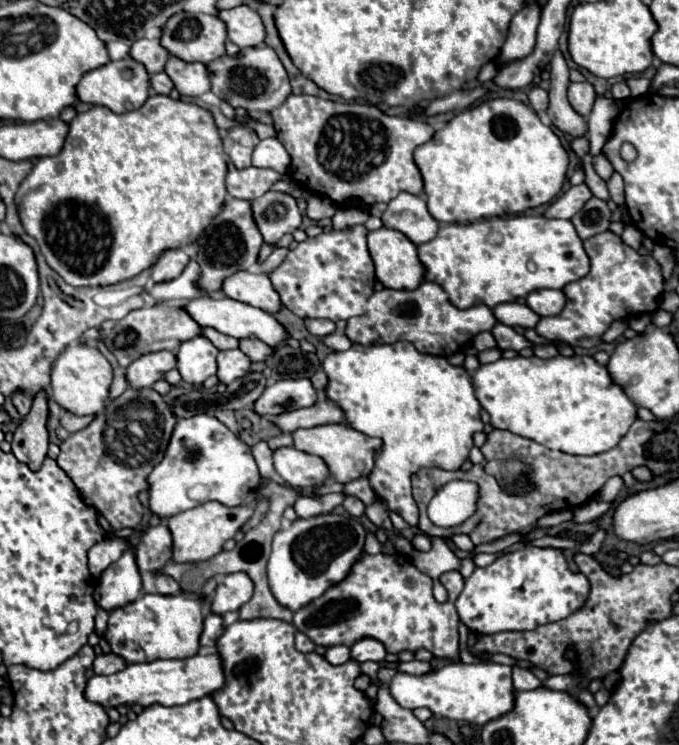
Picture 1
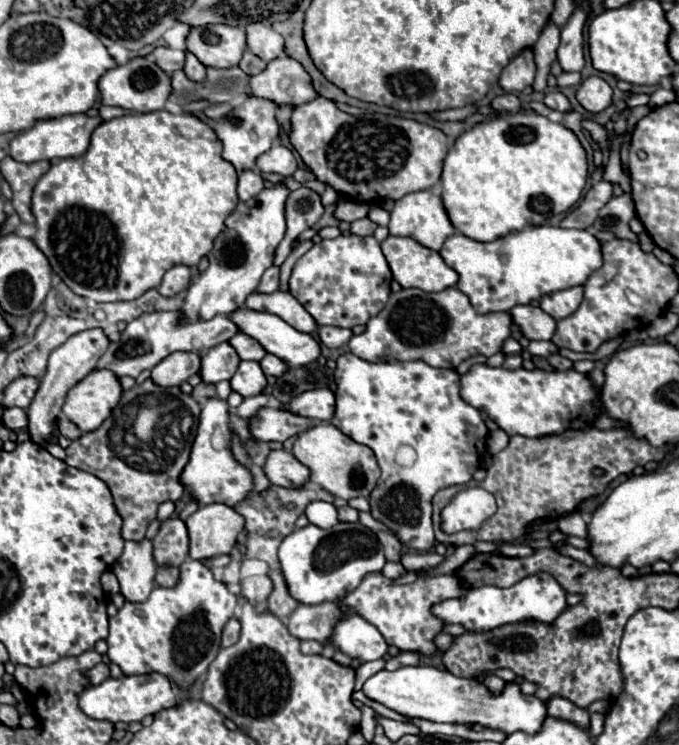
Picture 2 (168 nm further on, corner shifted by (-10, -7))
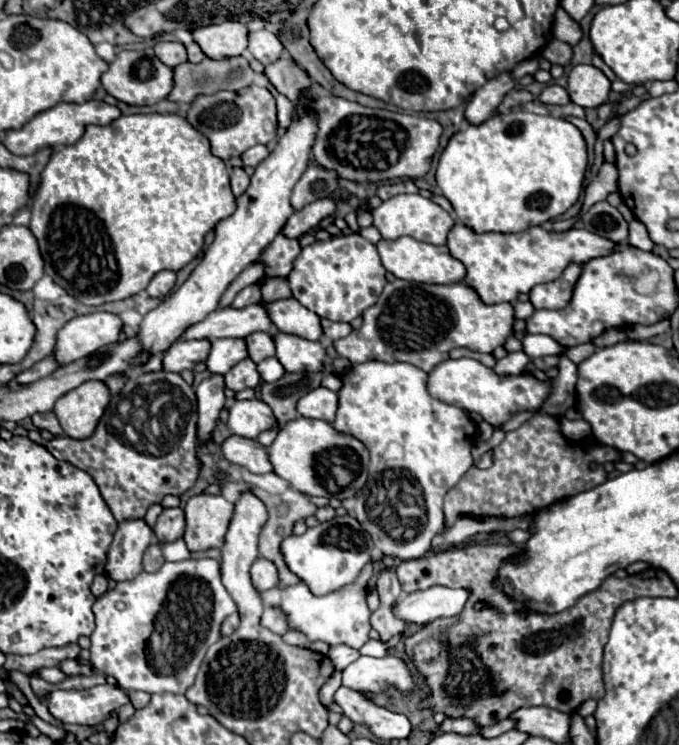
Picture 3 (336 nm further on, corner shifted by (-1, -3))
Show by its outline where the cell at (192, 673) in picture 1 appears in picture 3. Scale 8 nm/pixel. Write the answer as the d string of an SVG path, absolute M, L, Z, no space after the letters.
M103 683L83 691L51 691L47 703L49 711L63 723L97 725L111 719L131 699L123 687Z

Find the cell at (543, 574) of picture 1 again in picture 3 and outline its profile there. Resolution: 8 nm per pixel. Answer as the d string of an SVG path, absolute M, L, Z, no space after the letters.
M429 587L425 591L403 595L397 601L397 607L393 609L393 613L407 623L427 625L435 619L459 615L467 599L469 599L469 589Z

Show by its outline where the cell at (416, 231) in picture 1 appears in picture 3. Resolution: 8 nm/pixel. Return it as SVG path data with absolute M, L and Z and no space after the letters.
M415 193L415 195L395 195L395 197L383 201L373 211L373 225L379 229L379 233L385 239L397 239L397 237L409 235L417 241L425 241L431 245L445 245L447 233L455 225L455 219L445 209L441 209L437 203L433 203L431 199Z

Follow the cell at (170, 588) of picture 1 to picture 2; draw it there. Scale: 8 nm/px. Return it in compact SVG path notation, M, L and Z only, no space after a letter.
M158 567L156 569L156 585L160 587L174 587L178 581L178 569L176 567Z

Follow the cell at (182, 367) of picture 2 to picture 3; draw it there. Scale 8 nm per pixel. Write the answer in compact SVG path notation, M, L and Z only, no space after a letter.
M205 339L205 343L201 341L189 341L189 343L173 343L165 353L163 353L163 371L173 371L173 373L181 373L185 369L193 369L197 363L205 361L209 355L209 347L211 343Z

